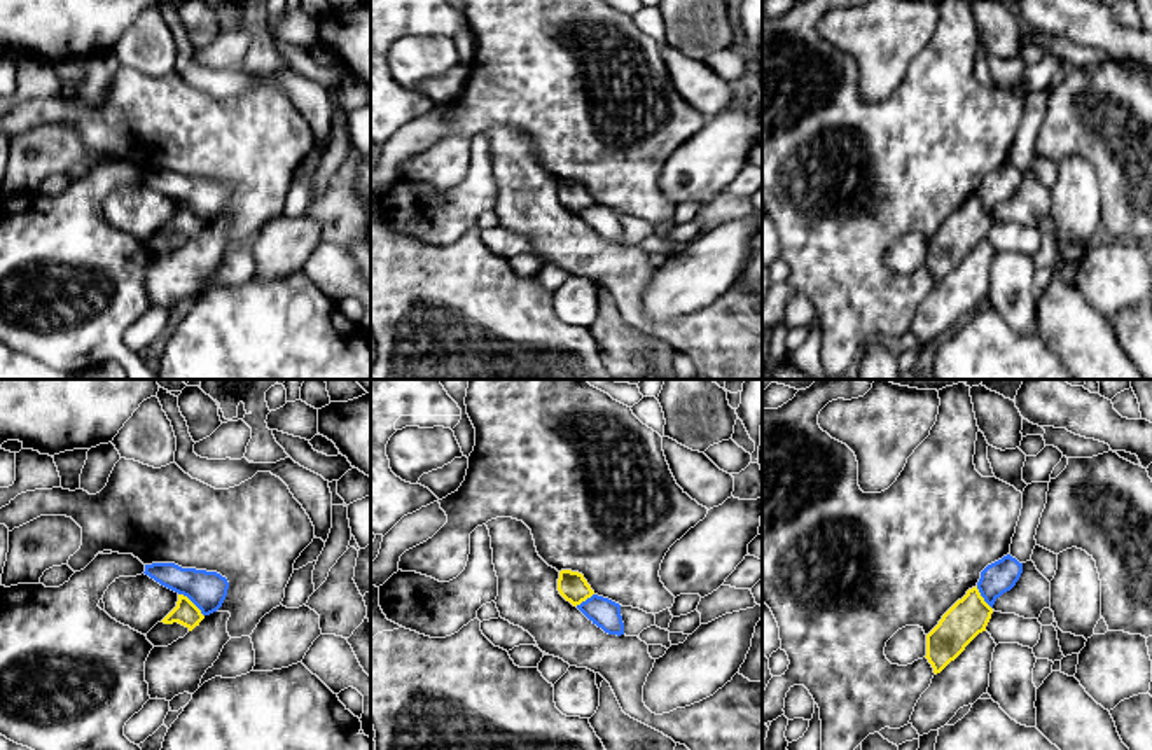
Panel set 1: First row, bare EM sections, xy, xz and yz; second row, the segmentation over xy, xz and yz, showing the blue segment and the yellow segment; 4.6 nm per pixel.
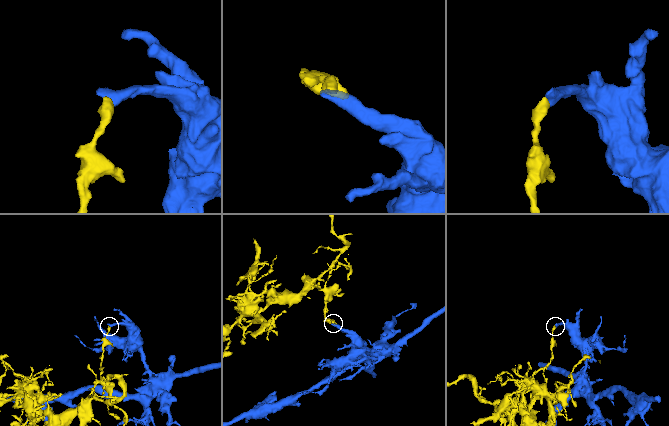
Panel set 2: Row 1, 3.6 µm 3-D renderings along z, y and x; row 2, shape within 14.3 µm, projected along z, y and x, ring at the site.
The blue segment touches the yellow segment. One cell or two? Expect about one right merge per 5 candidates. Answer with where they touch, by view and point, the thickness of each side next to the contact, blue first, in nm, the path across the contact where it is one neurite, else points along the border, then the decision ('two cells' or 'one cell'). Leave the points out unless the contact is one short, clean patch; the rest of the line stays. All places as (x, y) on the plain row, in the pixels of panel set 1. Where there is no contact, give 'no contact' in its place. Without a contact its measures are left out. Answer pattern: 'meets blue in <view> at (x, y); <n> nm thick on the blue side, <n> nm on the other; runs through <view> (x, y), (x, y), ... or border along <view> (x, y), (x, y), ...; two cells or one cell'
meets blue in xy at (193, 210); 180 nm thick on the blue side, 110 nm on the other; border along xy (179, 201), (203, 224); two cells

